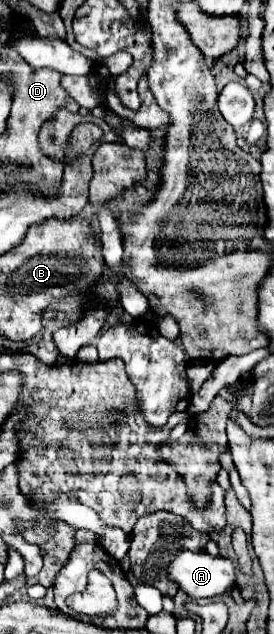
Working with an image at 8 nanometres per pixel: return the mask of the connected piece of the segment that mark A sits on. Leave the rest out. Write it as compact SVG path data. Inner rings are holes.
M178 551L166 567L168 579L188 597L214 597L234 587L234 563L224 557L212 557L204 551Z

